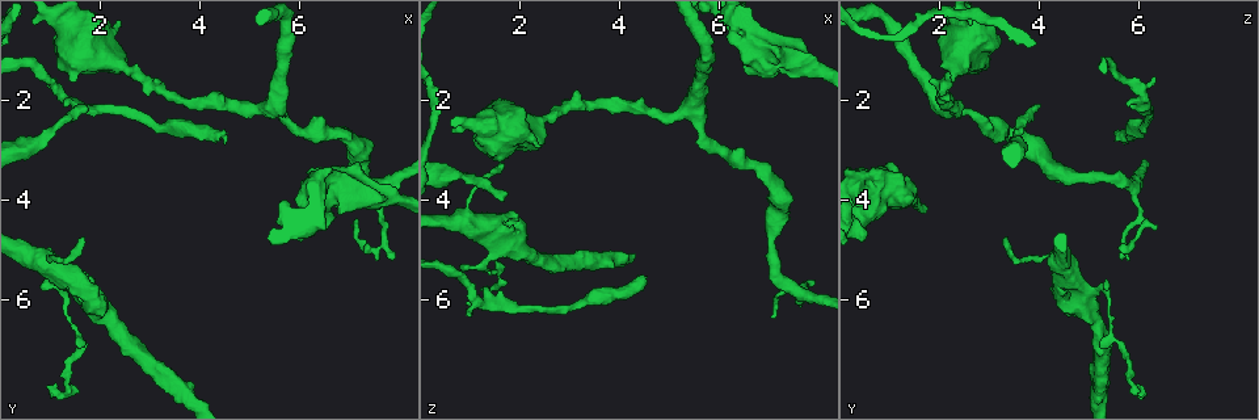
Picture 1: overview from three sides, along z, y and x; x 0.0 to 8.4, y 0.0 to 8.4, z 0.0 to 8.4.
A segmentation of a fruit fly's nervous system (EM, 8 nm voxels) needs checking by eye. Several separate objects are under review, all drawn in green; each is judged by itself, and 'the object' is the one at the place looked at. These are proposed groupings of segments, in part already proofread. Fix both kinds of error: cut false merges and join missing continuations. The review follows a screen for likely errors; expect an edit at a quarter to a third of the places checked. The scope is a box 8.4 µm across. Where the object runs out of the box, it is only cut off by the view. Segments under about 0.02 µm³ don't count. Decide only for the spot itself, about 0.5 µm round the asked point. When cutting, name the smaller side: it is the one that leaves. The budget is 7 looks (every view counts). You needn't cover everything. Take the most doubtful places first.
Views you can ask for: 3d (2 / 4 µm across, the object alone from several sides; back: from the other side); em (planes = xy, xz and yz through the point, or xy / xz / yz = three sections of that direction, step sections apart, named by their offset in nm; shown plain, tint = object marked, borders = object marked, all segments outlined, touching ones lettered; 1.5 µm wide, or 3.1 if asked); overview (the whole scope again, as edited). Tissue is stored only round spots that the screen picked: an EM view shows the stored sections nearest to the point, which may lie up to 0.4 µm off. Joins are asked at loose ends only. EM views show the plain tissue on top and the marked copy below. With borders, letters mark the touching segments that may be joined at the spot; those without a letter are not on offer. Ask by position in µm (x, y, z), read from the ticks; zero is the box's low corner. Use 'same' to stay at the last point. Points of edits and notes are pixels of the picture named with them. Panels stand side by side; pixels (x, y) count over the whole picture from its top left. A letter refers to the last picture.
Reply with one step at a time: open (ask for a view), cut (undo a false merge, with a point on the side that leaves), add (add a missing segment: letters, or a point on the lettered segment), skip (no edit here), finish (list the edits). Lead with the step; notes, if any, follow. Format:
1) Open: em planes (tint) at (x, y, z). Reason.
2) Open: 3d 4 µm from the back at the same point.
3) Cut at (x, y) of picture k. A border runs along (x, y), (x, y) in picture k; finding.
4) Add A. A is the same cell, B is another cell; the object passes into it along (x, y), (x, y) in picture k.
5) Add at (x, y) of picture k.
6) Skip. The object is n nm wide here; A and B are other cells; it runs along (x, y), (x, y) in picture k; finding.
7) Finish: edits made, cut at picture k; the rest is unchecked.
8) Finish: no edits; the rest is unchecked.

Open: em yz step 8 (borders) at (4.50, 2.90, 5.70). Branch stops here.

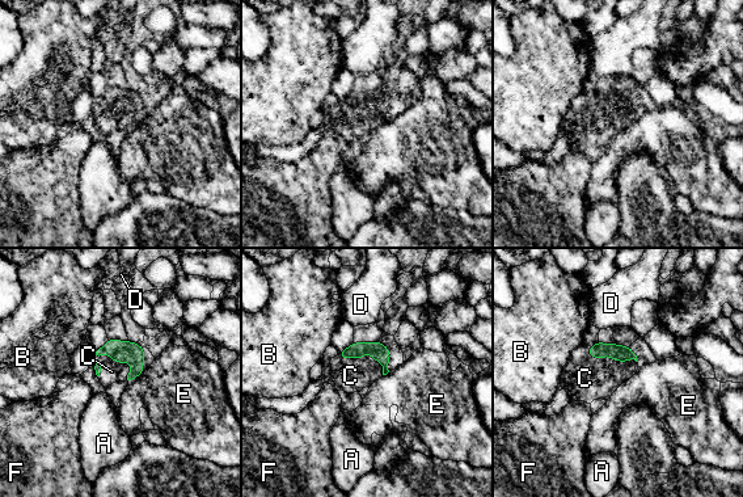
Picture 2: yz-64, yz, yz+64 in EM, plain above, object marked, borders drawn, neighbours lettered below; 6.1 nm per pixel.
Add C. C is the same cell, A, B, D, E and F are other cells; the object passes into it along (379, 352), (364, 353), (350, 375) in picture 2; it goes on there.

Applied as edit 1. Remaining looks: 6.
Open: em xy step 8 (borders) at (1.75, 2.20, 3.95). An open end.

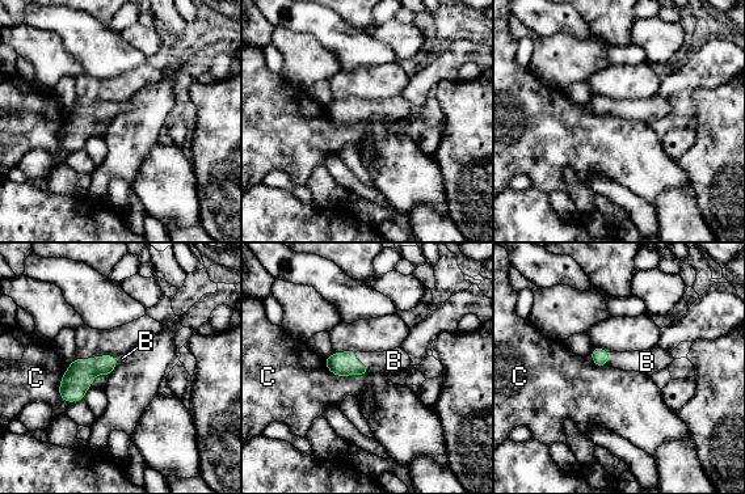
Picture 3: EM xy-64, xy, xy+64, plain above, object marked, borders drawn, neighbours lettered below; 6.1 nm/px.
Add B. B is the same cell, C is another cell; the object passes into it along (345, 363), (361, 363), (394, 360) in picture 3; the cell continues.

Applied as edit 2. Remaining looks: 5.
Open: overview. Redraw.

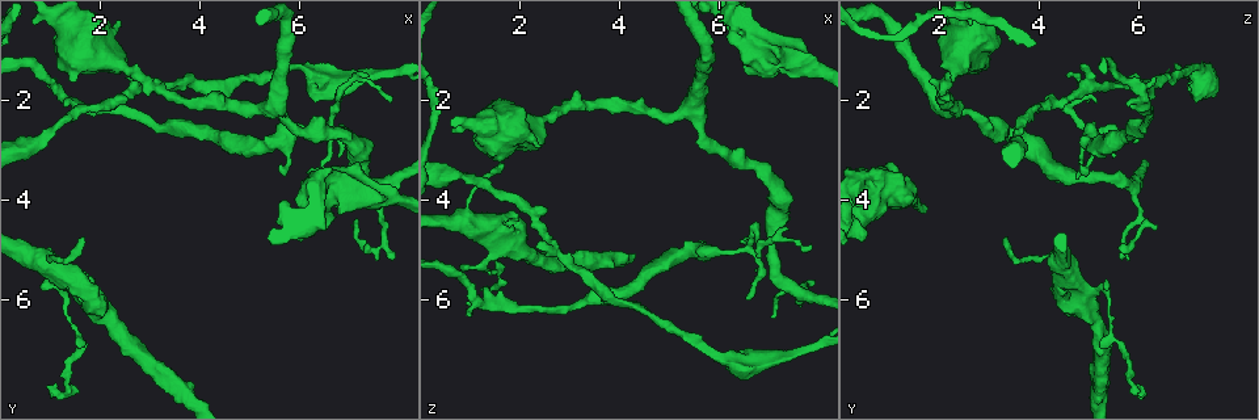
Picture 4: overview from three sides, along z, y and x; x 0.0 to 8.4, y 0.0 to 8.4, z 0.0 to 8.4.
Open: 3d 4 µm at (7.80, 4.00, 1.25). Calibre changes.

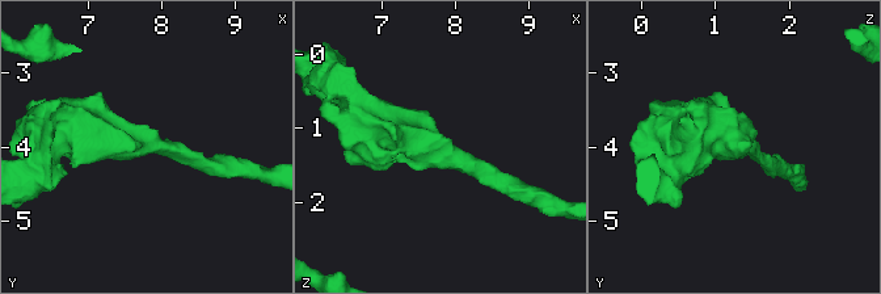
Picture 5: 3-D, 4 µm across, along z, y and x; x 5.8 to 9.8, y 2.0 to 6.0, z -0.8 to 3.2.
Open: em planes (tint) at (7.80, 3.95, 1.25). Shape alone is not enough.

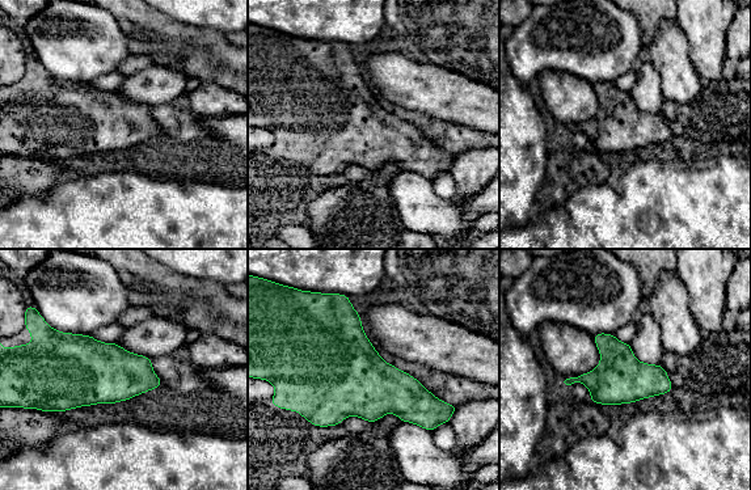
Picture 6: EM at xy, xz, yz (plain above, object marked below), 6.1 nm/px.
Open: em planes (borders) at the same point.

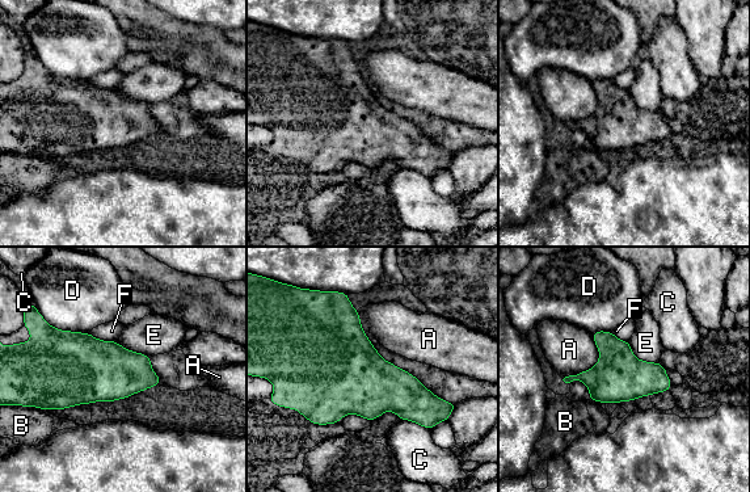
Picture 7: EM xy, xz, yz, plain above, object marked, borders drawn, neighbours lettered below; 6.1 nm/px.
Skip. The object is 320 nm wide here; the longest contact is with A, 340 nm; A, B, C, D, E and F are other cells; continuous, no second cell.

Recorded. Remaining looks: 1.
Finish: edits made, add at picture 2, add at picture 3; the rest is unchecked.

